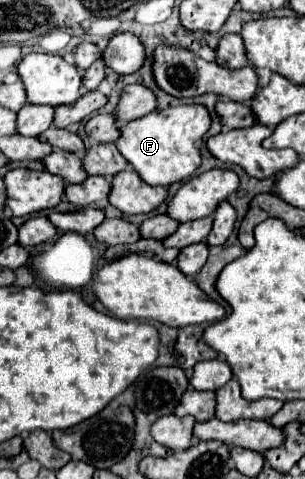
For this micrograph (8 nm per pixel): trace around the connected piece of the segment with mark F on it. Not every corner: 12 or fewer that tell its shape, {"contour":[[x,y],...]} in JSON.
{"contour":[[203,105],[123,123],[115,141],[147,183],[169,187],[201,165]]}

